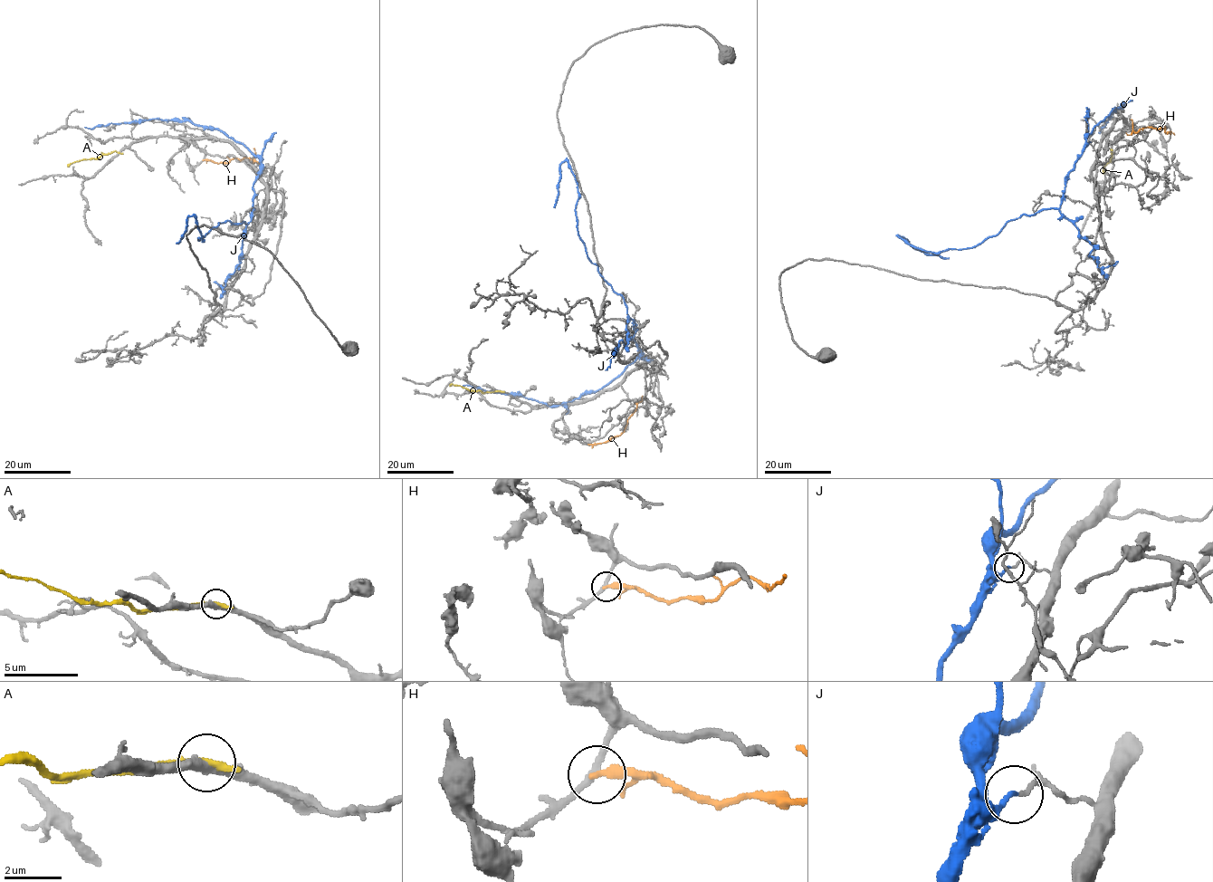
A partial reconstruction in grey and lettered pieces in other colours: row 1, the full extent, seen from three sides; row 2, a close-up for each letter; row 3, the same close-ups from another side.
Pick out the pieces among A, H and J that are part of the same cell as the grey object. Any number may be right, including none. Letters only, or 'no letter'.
no letter

